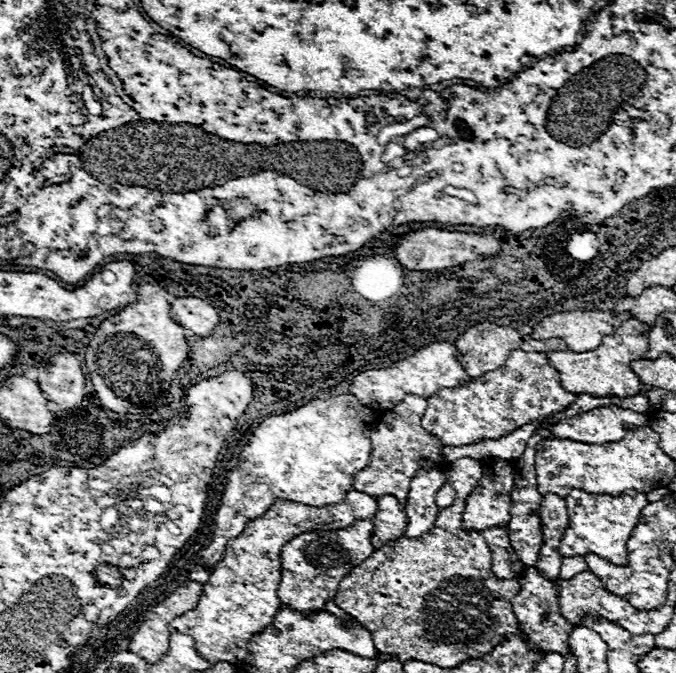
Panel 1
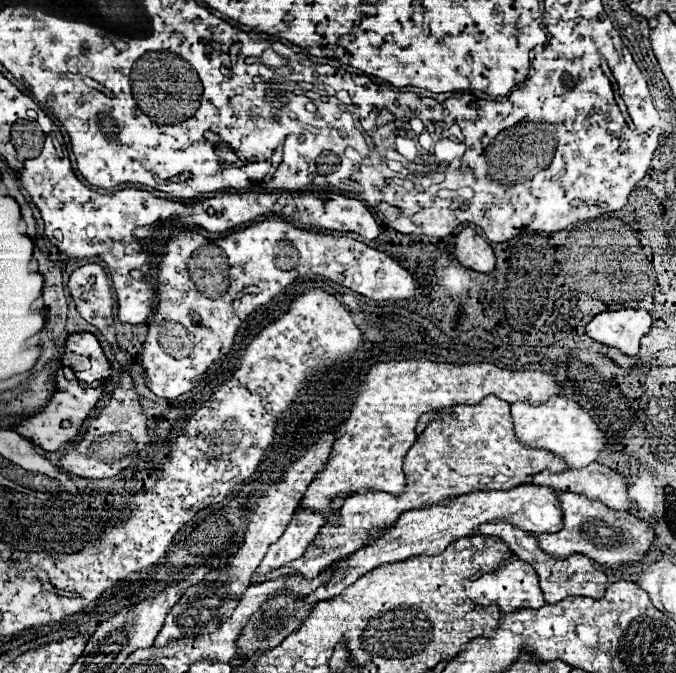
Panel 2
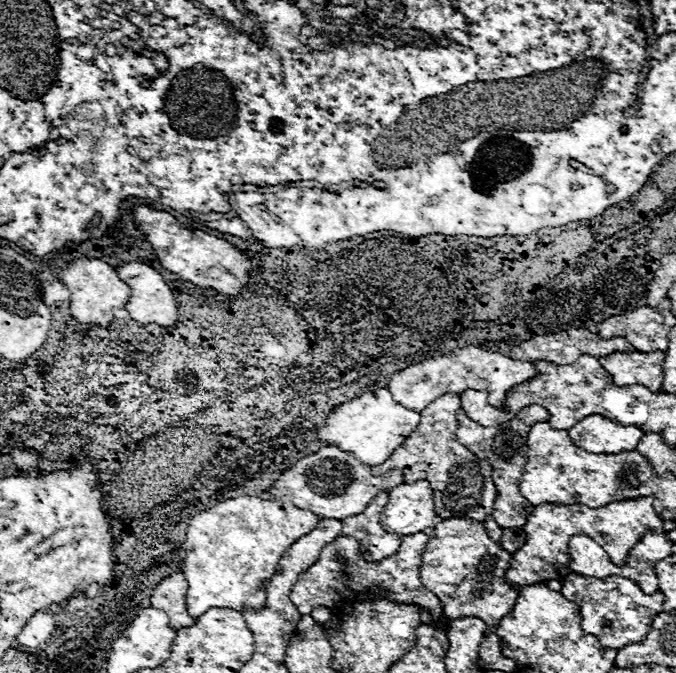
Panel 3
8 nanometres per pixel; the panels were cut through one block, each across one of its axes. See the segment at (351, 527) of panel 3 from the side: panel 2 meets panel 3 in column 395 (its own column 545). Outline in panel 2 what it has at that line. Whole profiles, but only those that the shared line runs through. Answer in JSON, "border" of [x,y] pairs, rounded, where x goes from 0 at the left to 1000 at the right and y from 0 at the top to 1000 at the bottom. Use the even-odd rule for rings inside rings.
{"border":[[[831,731],[825,734],[825,746],[834,764],[834,785],[820,793],[799,793],[796,808],[808,823],[817,823],[822,829],[843,829],[846,823],[864,823],[876,829],[885,838],[914,844],[914,841],[935,841],[953,832],[953,823],[959,823],[959,814],[967,802],[967,788],[959,776],[938,770],[929,761],[899,758],[896,752],[888,752],[888,746],[876,746],[870,740],[858,740],[855,734]]]}

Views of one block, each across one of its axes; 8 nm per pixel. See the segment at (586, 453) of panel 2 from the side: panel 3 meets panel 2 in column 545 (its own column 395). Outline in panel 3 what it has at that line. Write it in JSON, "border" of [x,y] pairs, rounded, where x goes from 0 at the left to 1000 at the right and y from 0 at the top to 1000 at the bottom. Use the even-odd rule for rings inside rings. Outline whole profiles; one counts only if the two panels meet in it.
{"border":[[[556,577],[556,579],[536,582],[524,594],[497,603],[485,615],[482,633],[467,642],[467,654],[521,672],[533,686],[544,692],[556,692],[577,681],[577,675],[609,645],[618,627],[621,627],[618,612],[604,609],[589,597],[583,597],[580,585],[571,577]]]}

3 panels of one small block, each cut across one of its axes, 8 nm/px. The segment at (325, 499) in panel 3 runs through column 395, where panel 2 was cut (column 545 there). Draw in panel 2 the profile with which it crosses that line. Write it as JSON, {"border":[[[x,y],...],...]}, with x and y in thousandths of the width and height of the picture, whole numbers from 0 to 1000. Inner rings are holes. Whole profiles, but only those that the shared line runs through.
{"border":[[[876,686],[867,695],[834,698],[828,704],[814,704],[814,701],[790,704],[784,719],[831,731],[849,731],[885,743],[905,758],[932,758],[941,752],[929,743],[929,719],[923,707],[882,686]]]}

